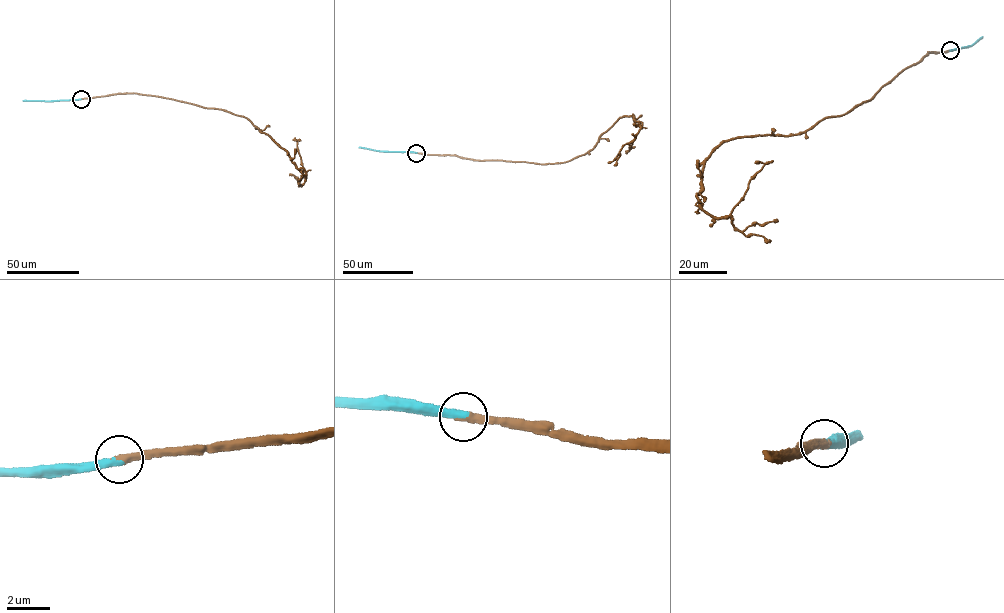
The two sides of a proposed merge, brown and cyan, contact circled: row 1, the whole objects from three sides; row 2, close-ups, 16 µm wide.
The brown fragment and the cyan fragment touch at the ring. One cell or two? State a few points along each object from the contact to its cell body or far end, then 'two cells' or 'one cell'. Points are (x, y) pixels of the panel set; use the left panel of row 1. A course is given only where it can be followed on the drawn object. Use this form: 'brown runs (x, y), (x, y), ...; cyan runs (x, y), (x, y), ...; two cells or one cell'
brown runs (81, 99), (134, 93), (247, 118), (285, 150), (297, 168), (305, 171), (305, 178), (297, 145), (301, 140); cyan runs (81, 99), (22, 100); one cell

